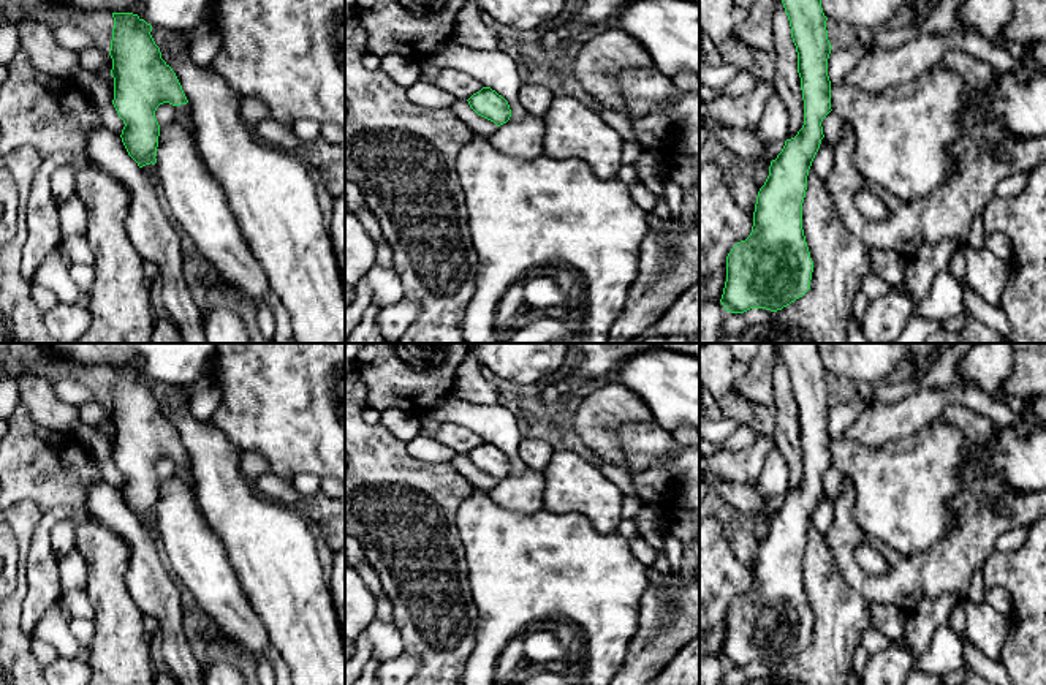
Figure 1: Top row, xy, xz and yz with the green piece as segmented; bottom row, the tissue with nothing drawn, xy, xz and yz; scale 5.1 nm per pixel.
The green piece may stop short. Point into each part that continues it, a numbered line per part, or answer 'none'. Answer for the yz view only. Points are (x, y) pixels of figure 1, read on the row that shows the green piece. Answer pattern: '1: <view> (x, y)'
none

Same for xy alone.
1: xy (181, 113)

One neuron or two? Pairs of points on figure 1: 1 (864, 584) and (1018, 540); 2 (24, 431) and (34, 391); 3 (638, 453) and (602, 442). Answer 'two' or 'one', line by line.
1: two
2: two
3: two

